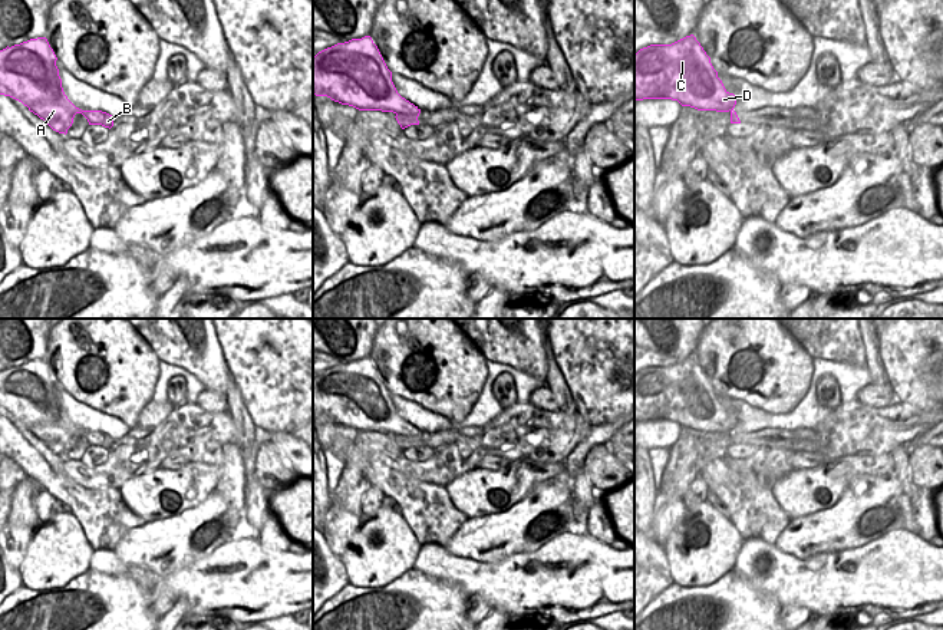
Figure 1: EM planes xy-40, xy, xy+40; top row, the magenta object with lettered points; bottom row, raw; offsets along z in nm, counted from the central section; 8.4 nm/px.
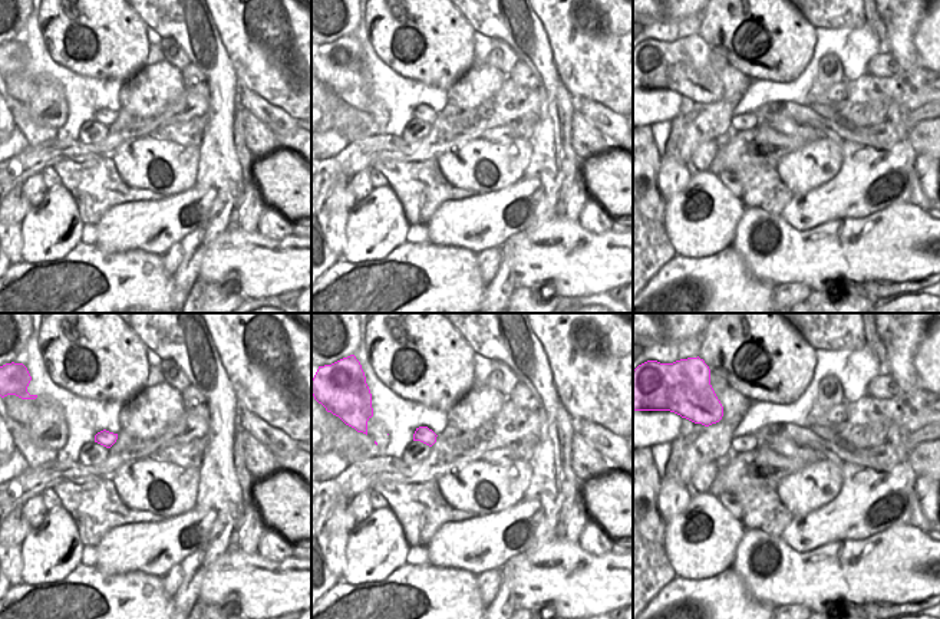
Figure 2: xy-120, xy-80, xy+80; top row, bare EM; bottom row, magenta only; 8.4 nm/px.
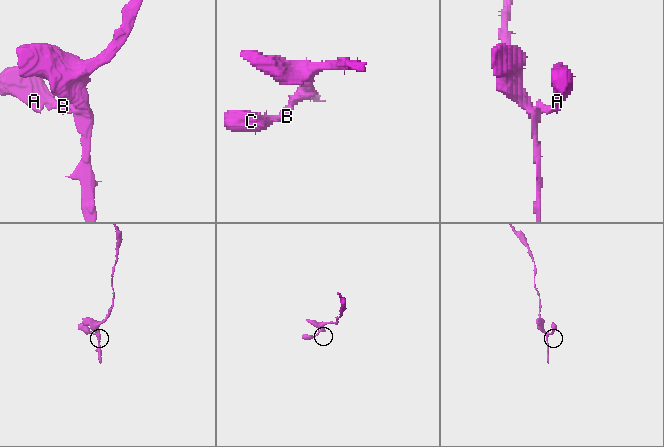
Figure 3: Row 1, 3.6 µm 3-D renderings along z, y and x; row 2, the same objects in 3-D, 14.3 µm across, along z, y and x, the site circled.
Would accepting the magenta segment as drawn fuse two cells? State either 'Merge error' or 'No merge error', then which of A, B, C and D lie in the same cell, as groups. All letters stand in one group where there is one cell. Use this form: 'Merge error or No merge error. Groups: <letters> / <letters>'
No merge error. Groups: A B C D.

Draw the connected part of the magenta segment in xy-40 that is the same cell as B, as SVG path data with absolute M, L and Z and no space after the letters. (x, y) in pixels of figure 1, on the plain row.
M46 359L30 360L0 372L0 416L22 423L59 455L67 455L76 435L82 435L89 446L111 451L115 442L112 436L82 432L67 420L56 382Z

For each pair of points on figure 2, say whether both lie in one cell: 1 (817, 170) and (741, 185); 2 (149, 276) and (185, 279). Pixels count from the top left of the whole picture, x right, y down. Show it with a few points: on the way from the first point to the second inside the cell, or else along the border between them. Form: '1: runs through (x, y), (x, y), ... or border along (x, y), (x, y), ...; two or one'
1: border along (774, 168), (792, 194); two
2: border along (171, 276), (175, 298); two

